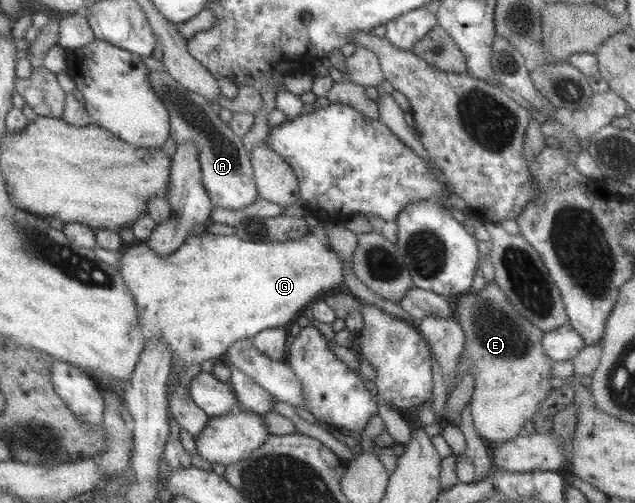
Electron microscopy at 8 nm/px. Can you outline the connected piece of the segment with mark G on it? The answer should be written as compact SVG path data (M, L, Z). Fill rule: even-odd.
M310 217L308 220L309 230L307 234L304 234L299 239L288 240L287 242L255 242L255 241L246 241L242 238L239 238L237 235L221 235L221 234L211 234L205 232L200 235L193 235L192 237L187 237L186 241L177 249L173 254L168 254L165 258L161 255L158 255L153 248L148 246L147 242L132 242L130 244L126 244L123 250L120 252L119 258L119 273L121 274L121 279L125 283L125 286L129 289L129 292L133 295L135 299L135 310L138 314L138 321L140 326L140 331L144 336L145 346L147 342L150 340L154 340L154 338L162 338L167 345L168 350L170 350L172 356L172 371L178 372L178 381L172 386L172 389L168 393L168 412L170 412L170 416L175 418L175 420L179 423L179 426L185 428L187 432L192 434L193 436L197 436L209 420L209 415L195 404L195 401L192 399L190 395L190 391L185 389L183 383L181 383L180 378L185 376L185 372L189 366L193 366L193 364L201 364L205 362L205 360L214 360L219 358L219 356L223 356L223 354L227 354L229 347L239 340L243 340L244 338L250 339L253 338L256 334L259 334L262 330L277 328L277 327L289 327L294 322L294 316L303 308L303 306L307 306L309 302L315 302L315 300L321 298L325 293L329 293L331 291L342 290L339 288L341 283L344 283L343 277L343 269L345 268L344 264L342 264L342 259L339 258L339 255L331 250L331 247L328 243L328 234L326 234L326 225L324 220L314 219Z

